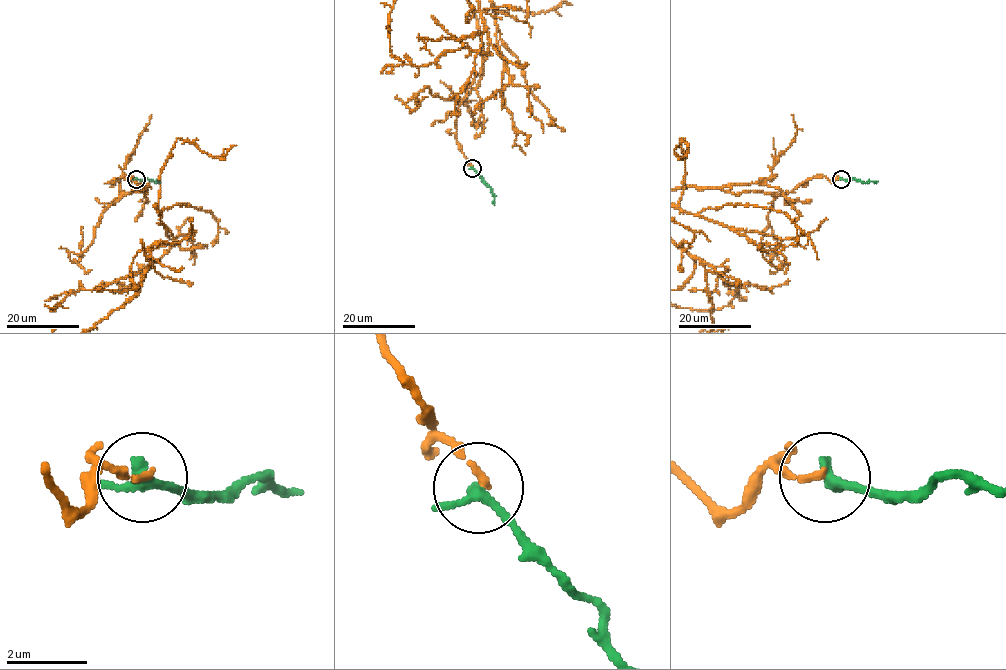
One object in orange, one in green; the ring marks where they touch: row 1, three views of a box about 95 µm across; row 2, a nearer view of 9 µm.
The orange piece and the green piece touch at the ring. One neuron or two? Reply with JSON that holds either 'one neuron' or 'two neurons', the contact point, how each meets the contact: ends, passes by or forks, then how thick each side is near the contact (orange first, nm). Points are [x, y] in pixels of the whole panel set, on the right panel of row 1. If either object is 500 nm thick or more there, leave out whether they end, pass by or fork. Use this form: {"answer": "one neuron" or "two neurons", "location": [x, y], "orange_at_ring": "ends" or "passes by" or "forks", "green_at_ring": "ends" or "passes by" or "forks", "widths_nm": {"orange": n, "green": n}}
{"answer": "two neurons", "location": [841, 179], "orange_at_ring": "ends", "green_at_ring": "passes by", "widths_nm": {"orange": 170, "green": 240}}

